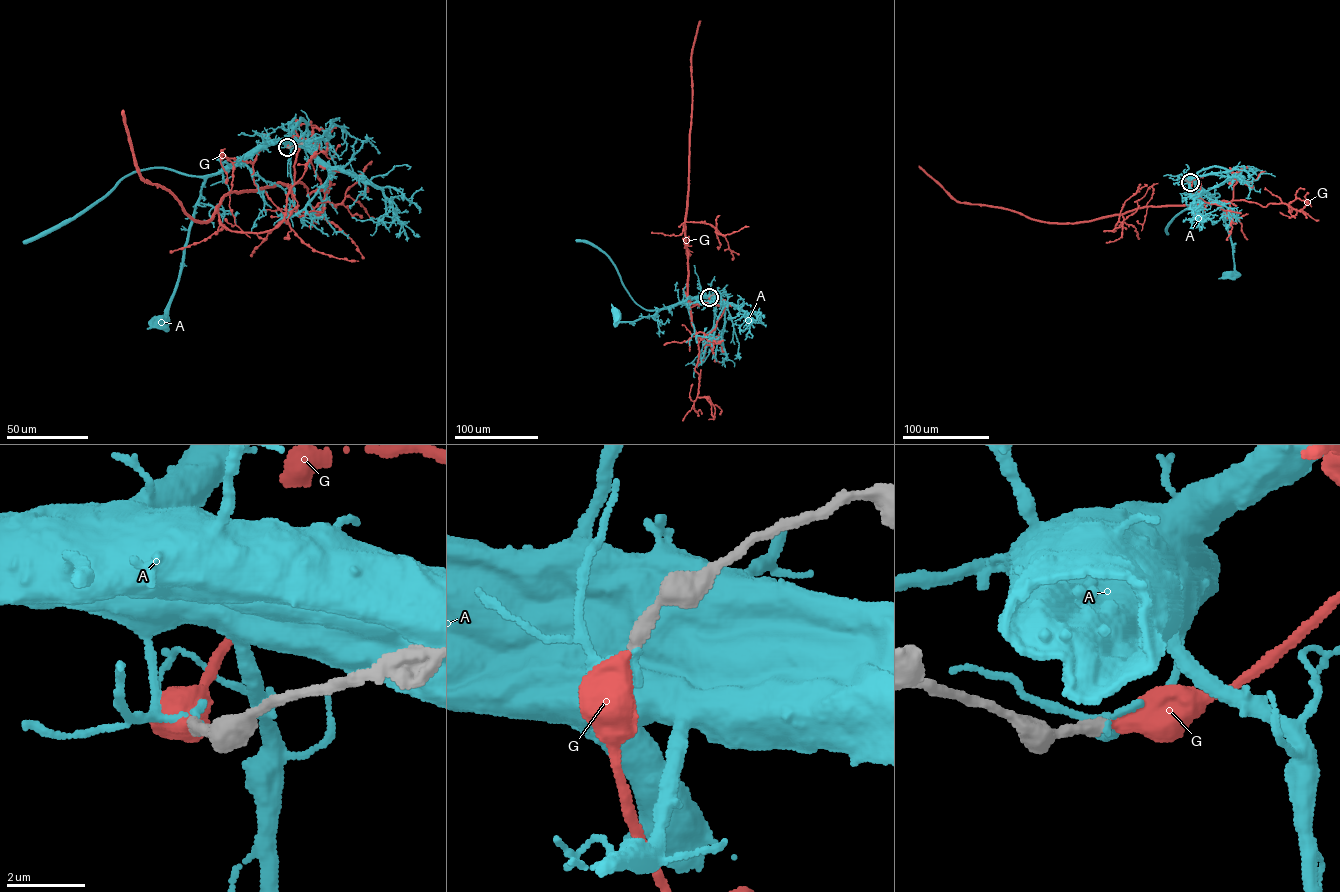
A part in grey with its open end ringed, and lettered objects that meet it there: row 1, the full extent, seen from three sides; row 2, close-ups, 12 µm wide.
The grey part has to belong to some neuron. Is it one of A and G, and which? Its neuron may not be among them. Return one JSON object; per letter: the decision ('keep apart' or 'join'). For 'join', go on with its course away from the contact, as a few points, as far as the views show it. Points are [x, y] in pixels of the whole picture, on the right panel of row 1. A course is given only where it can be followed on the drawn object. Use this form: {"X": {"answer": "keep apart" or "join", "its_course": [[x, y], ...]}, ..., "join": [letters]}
{"A": {"answer": "keep apart"}, "G": {"answer": "join", "its_course": [[1190, 182], [1199, 176], [1196, 204], [1143, 206], [1088, 221], [1045, 222], [1008, 209], [957, 202], [919, 165]]}, "join": ["G"]}

